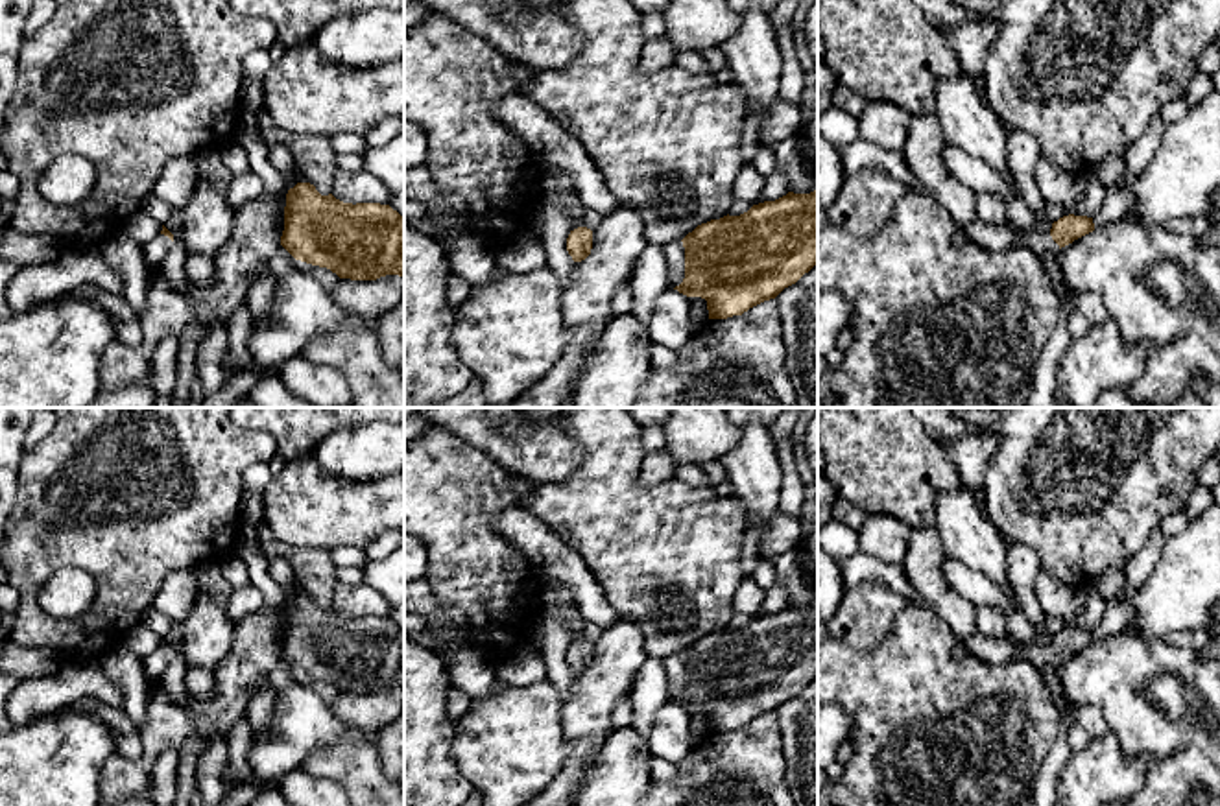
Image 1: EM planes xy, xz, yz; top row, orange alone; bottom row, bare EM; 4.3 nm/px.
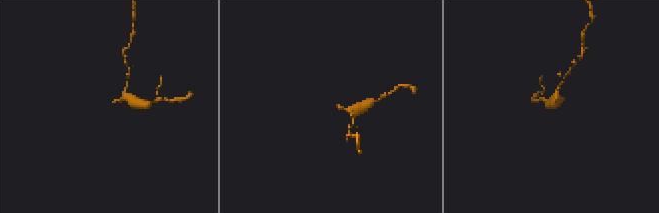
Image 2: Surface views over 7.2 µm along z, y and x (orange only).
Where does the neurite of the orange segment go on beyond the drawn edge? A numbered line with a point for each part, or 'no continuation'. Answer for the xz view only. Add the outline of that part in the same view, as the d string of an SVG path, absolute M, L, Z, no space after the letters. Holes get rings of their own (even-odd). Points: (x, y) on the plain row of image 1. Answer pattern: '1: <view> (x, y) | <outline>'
1: xz (550, 607) | M543 581L537 612L539 618L565 623L570 631L572 644L583 640L581 631L587 622L583 620L576 601L561 601L546 581Z

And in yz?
1: yz (1040, 657) | M1026 644L1015 660L1023 660L1037 668L1039 671L1045 668L1058 668L1059 658L1052 653L1050 646L1035 646L1035 644Z

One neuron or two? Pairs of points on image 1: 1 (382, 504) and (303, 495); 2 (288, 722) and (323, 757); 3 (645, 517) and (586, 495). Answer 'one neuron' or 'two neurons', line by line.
1: one neuron
2: two neurons
3: one neuron

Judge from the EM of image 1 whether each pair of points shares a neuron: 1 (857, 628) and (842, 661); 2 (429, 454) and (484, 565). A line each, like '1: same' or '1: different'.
1: different
2: same

